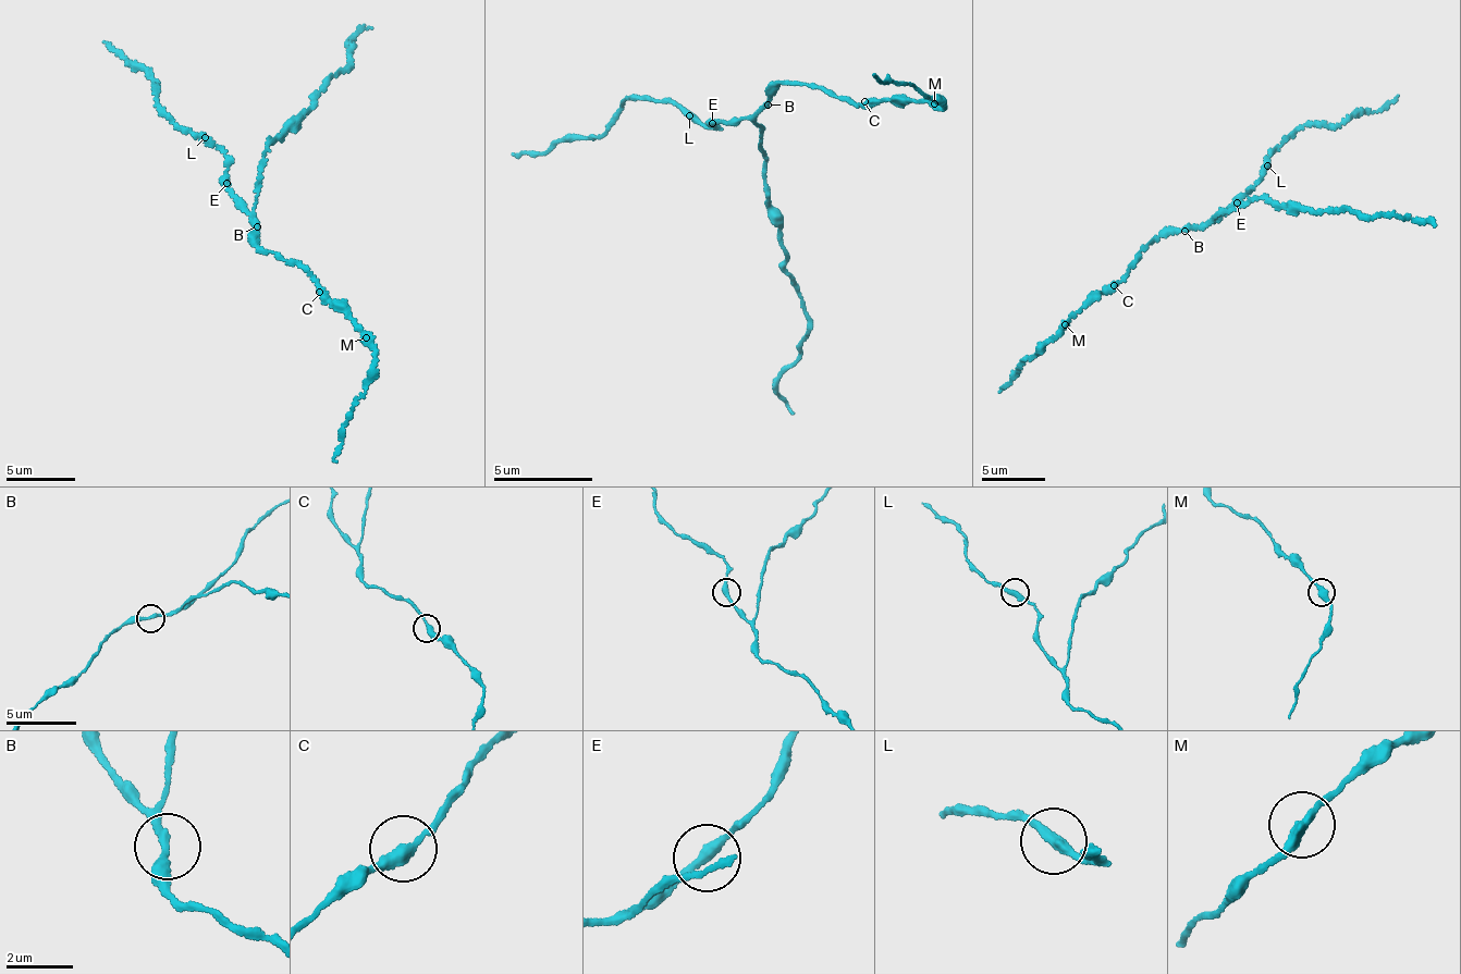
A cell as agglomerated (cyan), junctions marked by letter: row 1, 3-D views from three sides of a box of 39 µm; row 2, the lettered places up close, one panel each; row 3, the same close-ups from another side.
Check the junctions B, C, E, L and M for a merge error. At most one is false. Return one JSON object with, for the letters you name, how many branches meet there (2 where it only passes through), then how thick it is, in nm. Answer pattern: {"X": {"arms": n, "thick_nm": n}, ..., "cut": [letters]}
{"M": {"arms": 2, "thick_nm": 320}, "cut": ["M"]}

